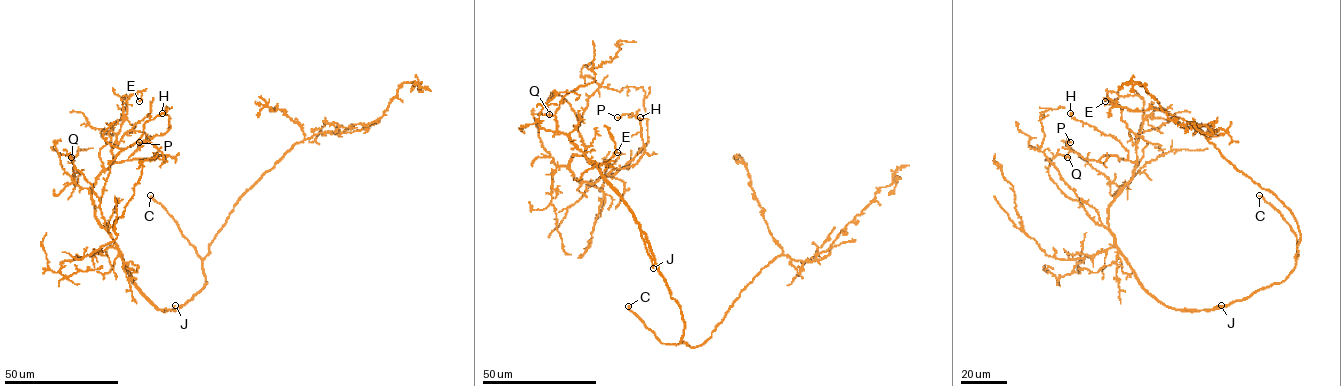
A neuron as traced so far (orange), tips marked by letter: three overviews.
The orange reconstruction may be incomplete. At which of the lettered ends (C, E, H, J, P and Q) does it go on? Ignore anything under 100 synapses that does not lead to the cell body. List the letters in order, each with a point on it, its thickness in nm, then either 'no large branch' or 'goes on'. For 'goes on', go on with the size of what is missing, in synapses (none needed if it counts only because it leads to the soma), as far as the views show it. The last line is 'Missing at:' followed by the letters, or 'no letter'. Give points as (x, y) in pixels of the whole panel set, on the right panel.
C: place (1259, 195); calibre 160 nm; goes on; 250 synapses
E: place (1105, 101); calibre 110 nm; no large branch
H: place (1070, 113); calibre 140 nm; no large branch
J: place (1221, 305); calibre 170 nm; goes on
P: place (1070, 142); calibre 100 nm; no large branch
Q: place (1067, 157); calibre 150 nm; no large branch
Missing at: C, J

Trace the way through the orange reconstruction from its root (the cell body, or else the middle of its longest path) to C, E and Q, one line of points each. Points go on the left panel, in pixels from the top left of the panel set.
C: (201, 289), (206, 283), (202, 259), (167, 210), (150, 195)
E: (201, 289), (177, 310), (159, 309), (95, 216), (91, 188), (112, 162), (122, 98), (141, 90), (139, 101)
Q: (201, 289), (174, 310), (159, 309), (145, 295), (107, 229), (100, 200), (71, 157)

